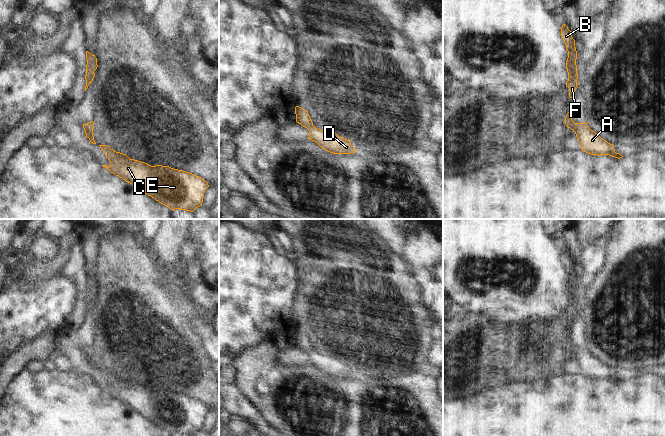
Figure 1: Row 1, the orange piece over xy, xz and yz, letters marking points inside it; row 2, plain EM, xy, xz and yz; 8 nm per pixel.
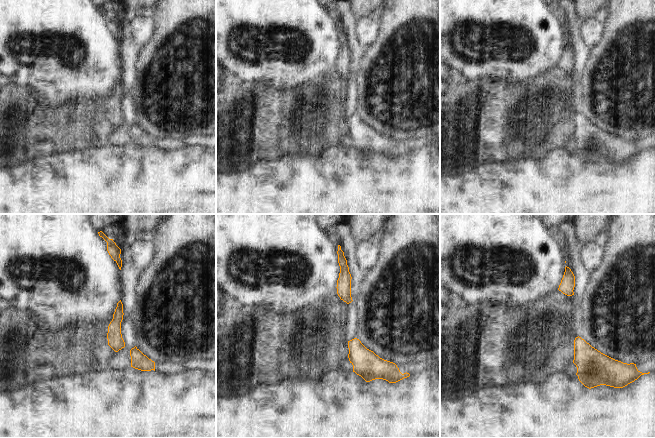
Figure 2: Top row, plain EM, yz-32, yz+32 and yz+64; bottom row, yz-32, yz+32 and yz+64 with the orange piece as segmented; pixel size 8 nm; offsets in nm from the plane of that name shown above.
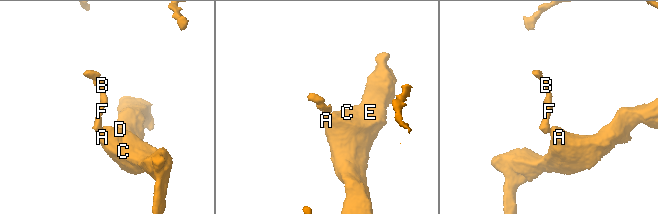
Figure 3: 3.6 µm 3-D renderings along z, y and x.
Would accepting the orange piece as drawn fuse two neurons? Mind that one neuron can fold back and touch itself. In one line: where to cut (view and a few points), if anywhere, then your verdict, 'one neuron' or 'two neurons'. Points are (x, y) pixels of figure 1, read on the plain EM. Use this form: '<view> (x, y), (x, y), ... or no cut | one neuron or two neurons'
no cut | one neuron

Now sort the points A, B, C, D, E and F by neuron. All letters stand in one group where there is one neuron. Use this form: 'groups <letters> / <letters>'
groups A B C D E F

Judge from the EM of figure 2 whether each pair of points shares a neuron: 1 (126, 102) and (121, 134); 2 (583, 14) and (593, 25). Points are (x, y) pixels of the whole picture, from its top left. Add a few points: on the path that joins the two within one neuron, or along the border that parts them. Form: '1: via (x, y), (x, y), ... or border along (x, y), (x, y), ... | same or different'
1: via (128, 110), (128, 123), (126, 126) | same
2: border along (594, 16), (582, 22) | different

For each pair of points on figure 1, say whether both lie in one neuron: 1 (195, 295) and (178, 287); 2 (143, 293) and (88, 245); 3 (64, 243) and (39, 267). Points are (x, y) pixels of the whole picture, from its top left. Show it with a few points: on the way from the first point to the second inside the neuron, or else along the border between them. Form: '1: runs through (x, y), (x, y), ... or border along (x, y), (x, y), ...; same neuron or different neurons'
1: border along (195, 284), (189, 293), (190, 301); different neurons
2: border along (111, 233), (102, 236), (98, 241), (94, 276); different neurons
3: runs through (63, 252), (48, 267); same neuron

